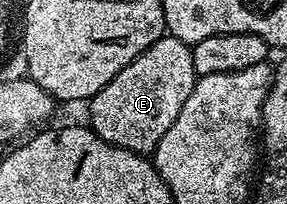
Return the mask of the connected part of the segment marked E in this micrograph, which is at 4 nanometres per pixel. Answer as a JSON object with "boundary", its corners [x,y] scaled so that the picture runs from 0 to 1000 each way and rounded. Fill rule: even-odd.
{"boundary":[[[578,167],[537,206],[537,225],[481,265],[467,304],[439,319],[321,475],[303,515],[307,569],[321,583],[314,623],[373,706],[526,755],[551,696],[564,696],[564,657],[606,618],[606,578],[620,578],[648,480],[662,480],[686,387],[666,230]]]}

